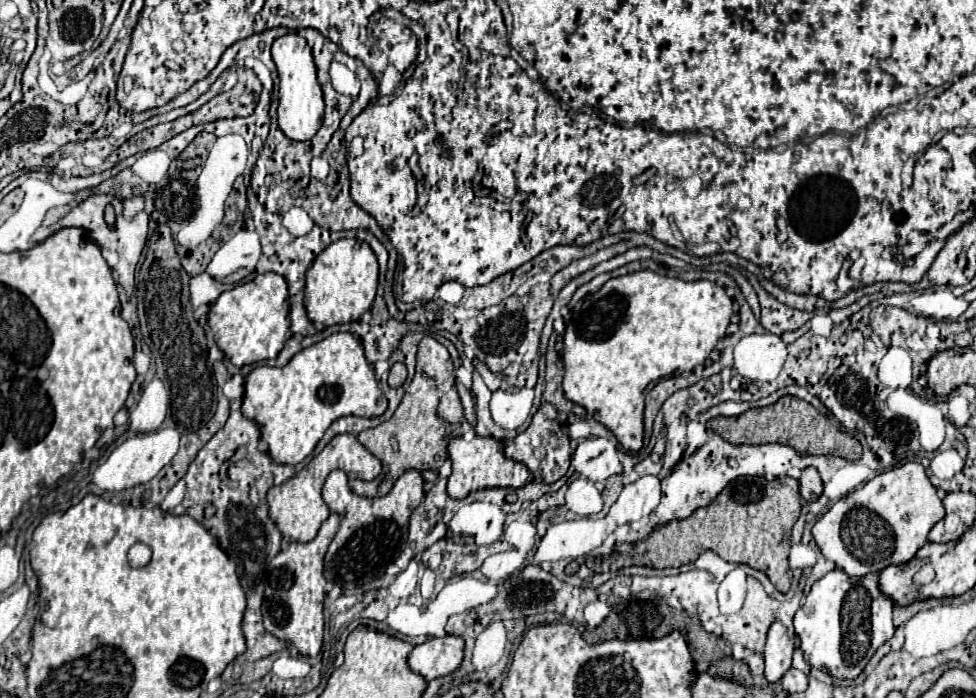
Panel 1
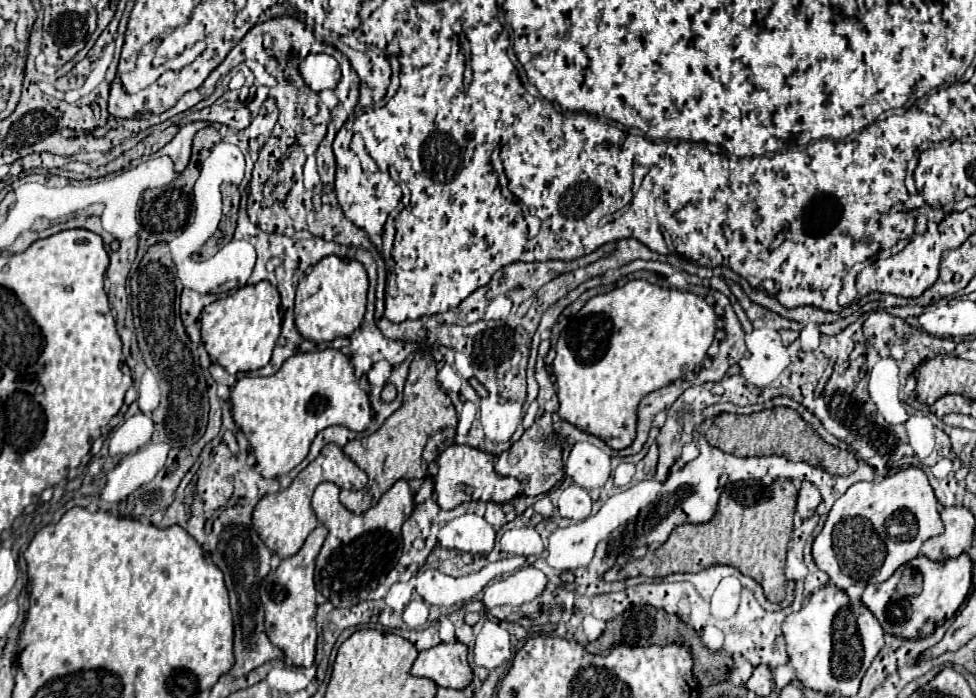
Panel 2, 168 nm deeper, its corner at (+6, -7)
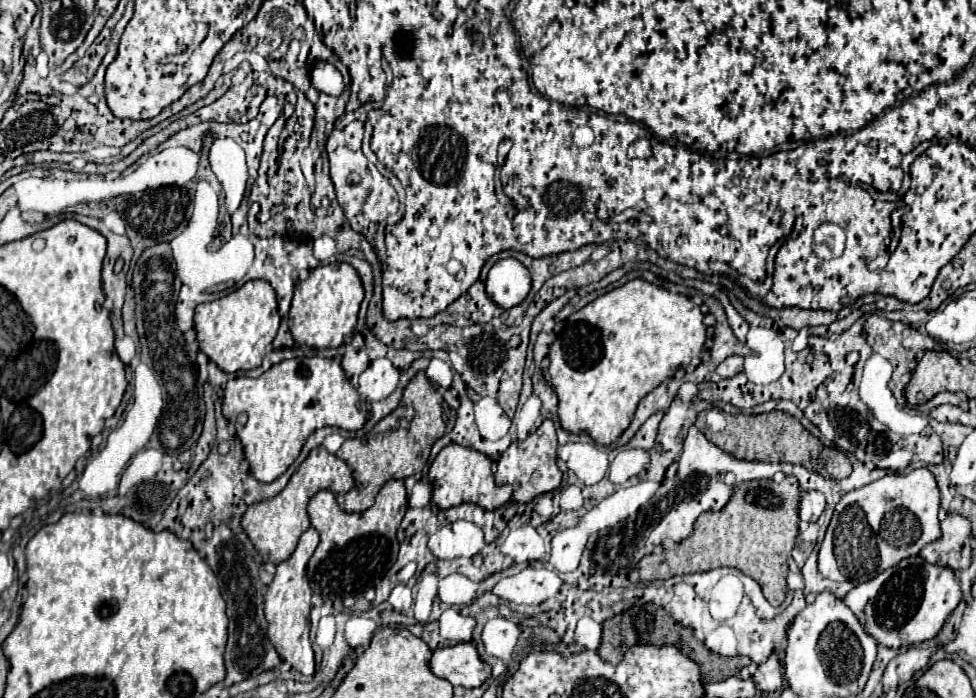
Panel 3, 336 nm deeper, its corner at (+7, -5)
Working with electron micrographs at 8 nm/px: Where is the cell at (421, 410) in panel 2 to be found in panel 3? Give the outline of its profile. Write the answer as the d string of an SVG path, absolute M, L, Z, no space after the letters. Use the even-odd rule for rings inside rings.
M420 370L404 388L400 406L374 426L374 436L368 432L362 438L350 438L336 452L336 456L342 458L354 474L354 488L348 494L336 496L338 506L346 512L364 512L374 504L376 494L388 480L404 480L422 472L428 462L432 444L454 428L454 420L456 416L452 414L450 406L436 392L424 370Z

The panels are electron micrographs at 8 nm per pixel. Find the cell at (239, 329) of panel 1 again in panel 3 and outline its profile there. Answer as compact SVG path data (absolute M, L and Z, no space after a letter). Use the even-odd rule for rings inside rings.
M250 280L242 288L230 292L224 298L200 304L194 314L194 328L198 334L198 342L202 352L218 364L220 370L224 372L238 372L238 370L252 370L262 364L262 358L266 354L266 348L272 344L280 324L280 314L278 314L278 302L276 302L276 292L274 288L264 282L264 280Z

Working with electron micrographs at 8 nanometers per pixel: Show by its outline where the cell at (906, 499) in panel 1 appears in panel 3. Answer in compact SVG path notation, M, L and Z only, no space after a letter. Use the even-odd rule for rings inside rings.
M914 468L908 474L890 472L872 484L846 492L836 504L820 546L818 570L830 580L864 582L878 576L940 538L938 508L940 492L928 468Z

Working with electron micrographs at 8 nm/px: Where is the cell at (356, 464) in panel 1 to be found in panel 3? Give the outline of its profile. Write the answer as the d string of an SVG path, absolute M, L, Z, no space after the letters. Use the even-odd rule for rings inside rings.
M318 446L292 474L290 482L278 496L256 502L246 510L246 514L242 518L244 532L252 540L254 548L264 556L264 560L280 564L292 556L292 552L296 550L298 538L302 536L302 532L306 532L310 528L310 518L306 512L308 500L320 490L332 490L334 494L338 494L338 492L352 490L352 486L354 486L354 476L352 476L350 466L344 460L340 460L338 456L330 454L324 446Z

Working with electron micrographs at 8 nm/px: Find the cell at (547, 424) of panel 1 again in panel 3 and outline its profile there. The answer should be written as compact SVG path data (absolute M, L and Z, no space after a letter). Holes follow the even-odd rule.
M546 418L538 430L528 434L524 440L512 442L512 446L496 462L496 484L510 484L514 488L514 500L530 502L534 496L544 492L554 492L560 488L562 472L556 466L556 432L554 422Z

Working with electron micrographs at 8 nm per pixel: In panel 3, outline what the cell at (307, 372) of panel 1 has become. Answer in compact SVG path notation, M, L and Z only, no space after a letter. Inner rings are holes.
M320 356L282 360L260 378L236 376L228 380L222 410L236 428L252 476L260 482L272 482L282 476L314 430L322 426L360 430L368 418L366 402L350 384L342 366L334 358Z

